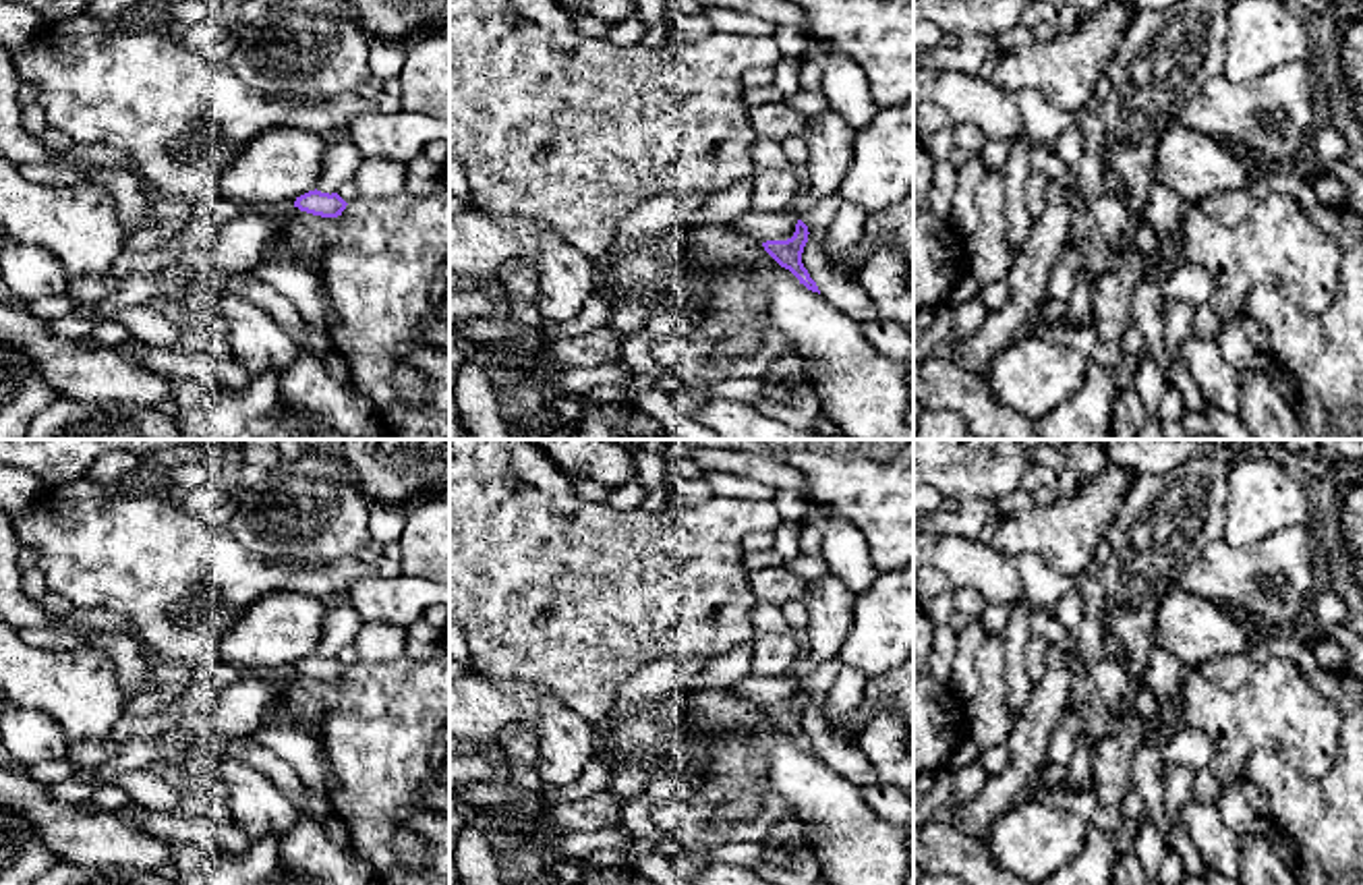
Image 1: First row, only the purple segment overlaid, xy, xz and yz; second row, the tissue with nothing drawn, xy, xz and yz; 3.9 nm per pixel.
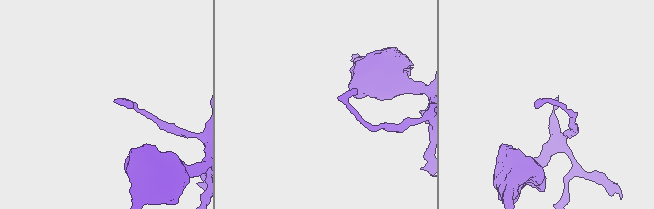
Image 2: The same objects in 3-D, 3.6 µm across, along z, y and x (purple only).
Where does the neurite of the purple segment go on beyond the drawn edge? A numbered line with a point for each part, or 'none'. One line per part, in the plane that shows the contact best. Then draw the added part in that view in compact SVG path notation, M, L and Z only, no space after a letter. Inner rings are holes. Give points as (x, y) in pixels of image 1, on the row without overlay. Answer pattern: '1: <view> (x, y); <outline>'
none

